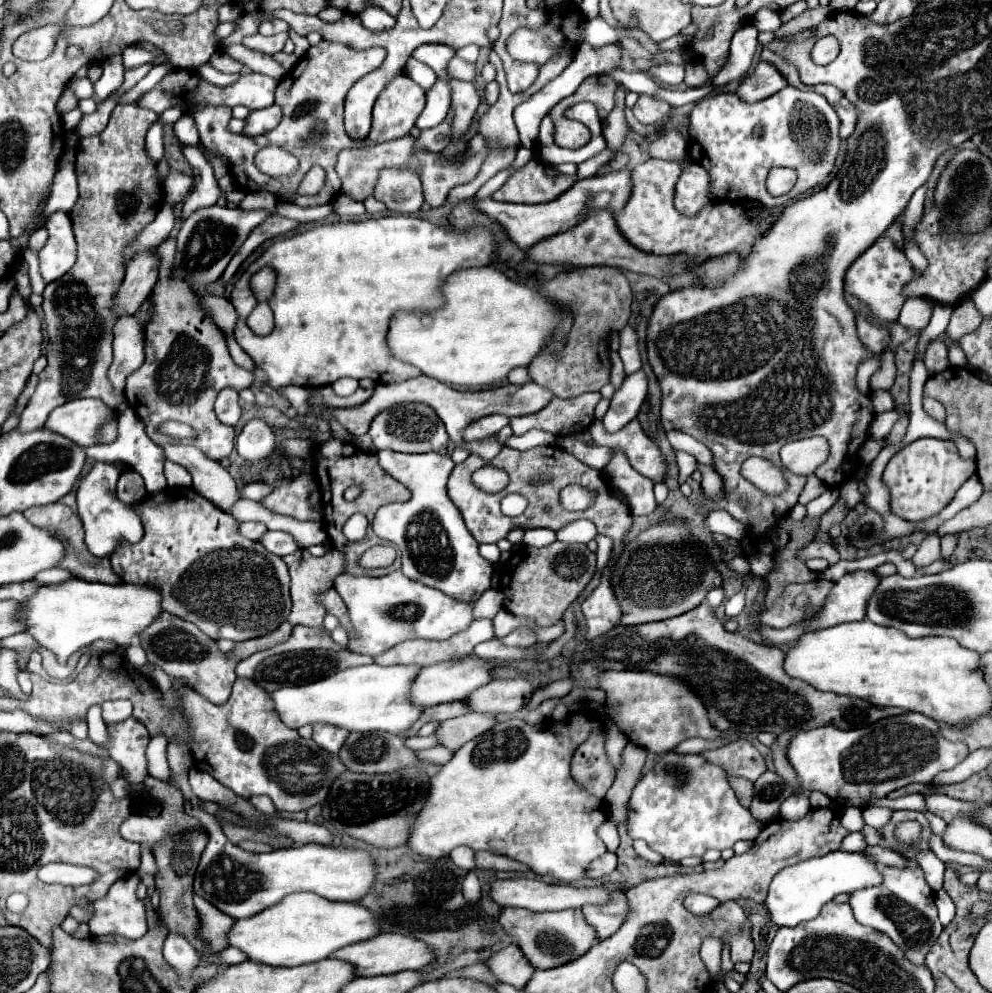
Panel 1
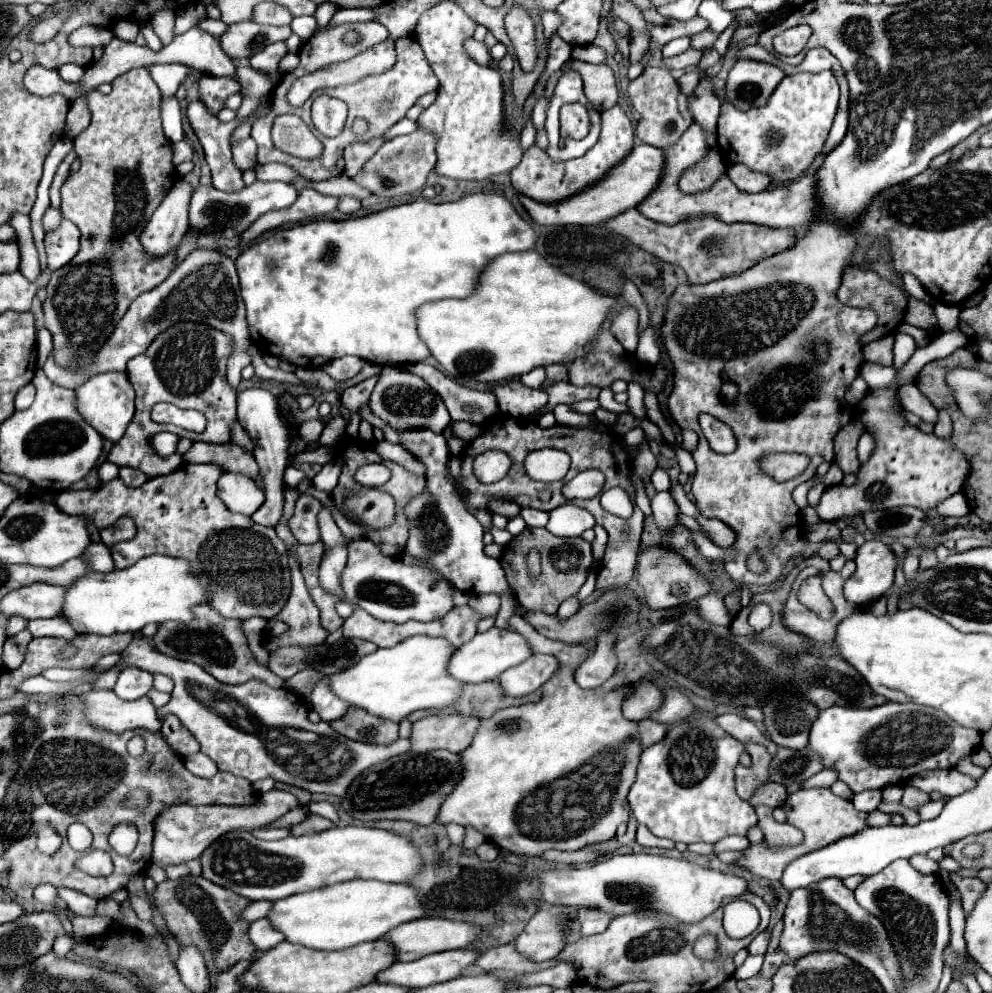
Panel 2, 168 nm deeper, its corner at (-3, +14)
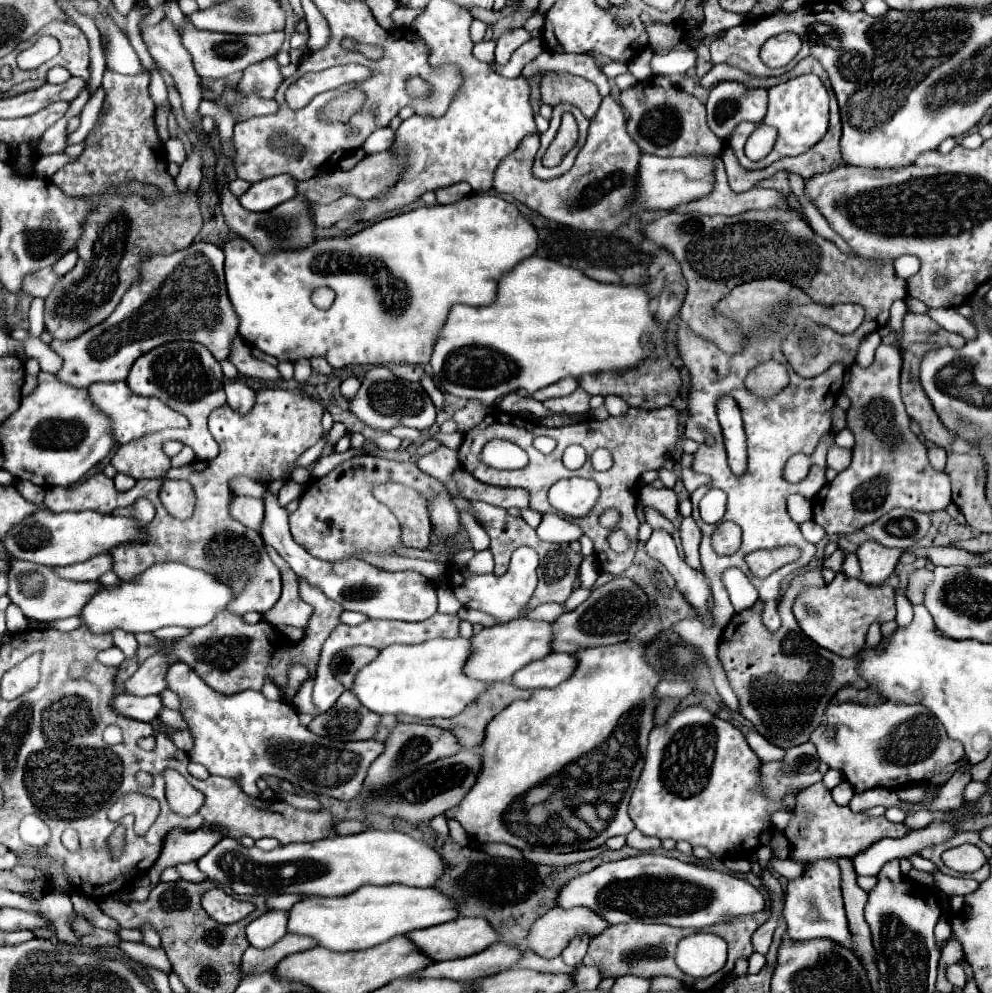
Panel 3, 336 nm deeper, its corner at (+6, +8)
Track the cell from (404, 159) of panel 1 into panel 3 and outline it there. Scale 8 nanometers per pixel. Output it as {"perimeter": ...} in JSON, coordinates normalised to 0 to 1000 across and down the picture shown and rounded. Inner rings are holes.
{"perimeter":[[[360,150],[360,152],[356,152],[354,156],[346,158],[346,160],[342,162],[342,168],[344,168],[344,170],[356,170],[368,156],[370,156],[370,154],[368,154],[366,150]]]}

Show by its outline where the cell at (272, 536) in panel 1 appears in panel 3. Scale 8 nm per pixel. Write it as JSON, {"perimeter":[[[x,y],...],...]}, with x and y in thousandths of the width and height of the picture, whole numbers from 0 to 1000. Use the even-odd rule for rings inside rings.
{"perimeter":[[[360,458],[340,468],[332,478],[311,484],[301,505],[301,513],[291,519],[295,543],[303,551],[307,551],[316,561],[326,565],[356,563],[364,553],[372,553],[380,559],[390,559],[392,551],[404,551],[402,527],[398,519],[374,496],[376,486],[384,484],[402,484],[408,488],[418,488],[418,492],[426,496],[430,505],[436,505],[432,517],[436,517],[434,525],[443,543],[455,543],[463,535],[463,517],[455,507],[455,498],[445,484],[432,480],[414,466],[402,466],[388,460]]]}

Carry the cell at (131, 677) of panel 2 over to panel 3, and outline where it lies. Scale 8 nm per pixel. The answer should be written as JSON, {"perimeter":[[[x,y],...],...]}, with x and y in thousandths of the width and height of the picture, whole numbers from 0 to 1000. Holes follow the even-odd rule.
{"perimeter":[[[162,656],[156,658],[154,662],[150,662],[136,676],[136,680],[126,686],[126,698],[138,700],[138,702],[146,702],[146,700],[162,698],[164,694],[168,694],[168,690],[166,690],[166,678],[168,678],[170,668],[172,666]]]}

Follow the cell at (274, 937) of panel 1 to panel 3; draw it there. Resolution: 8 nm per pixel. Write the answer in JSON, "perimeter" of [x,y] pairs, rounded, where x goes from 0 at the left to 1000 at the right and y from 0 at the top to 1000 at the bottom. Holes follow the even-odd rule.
{"perimeter":[[[370,891],[346,903],[307,903],[291,915],[289,938],[307,942],[332,958],[364,958],[384,952],[400,942],[436,934],[461,925],[457,905],[436,893],[422,895],[410,891]]]}

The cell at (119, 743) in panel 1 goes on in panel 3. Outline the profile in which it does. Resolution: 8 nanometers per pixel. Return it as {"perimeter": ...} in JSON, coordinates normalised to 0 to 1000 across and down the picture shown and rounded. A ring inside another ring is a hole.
{"perimeter":[[[118,700],[112,706],[112,714],[118,720],[124,720],[128,724],[136,726],[152,726],[158,722],[162,714],[160,700],[148,700],[148,702],[136,702],[136,700]]]}

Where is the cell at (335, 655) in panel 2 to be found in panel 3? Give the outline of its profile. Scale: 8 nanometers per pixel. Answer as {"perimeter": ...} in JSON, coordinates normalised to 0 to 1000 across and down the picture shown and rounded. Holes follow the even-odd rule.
{"perimeter":[[[354,652],[354,654],[348,654],[344,658],[340,658],[334,666],[334,676],[336,680],[342,684],[342,688],[346,688],[346,692],[354,692],[360,676],[374,668],[378,662],[380,662],[380,654],[376,652]]]}

